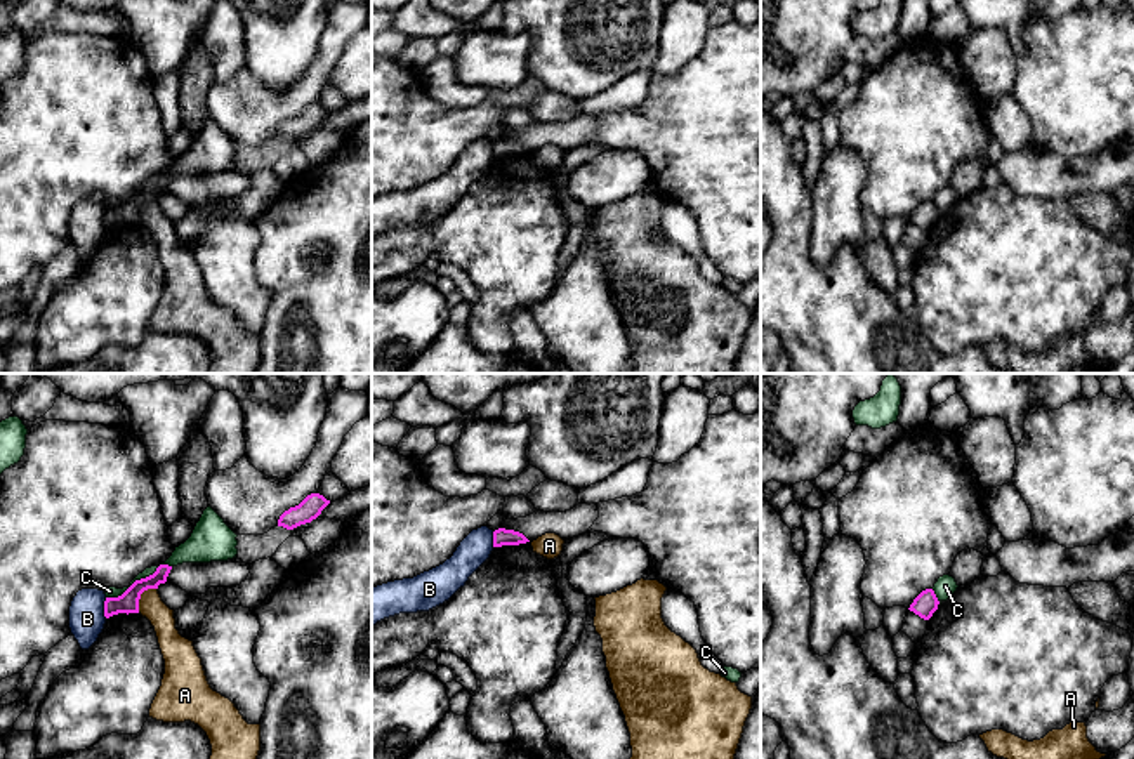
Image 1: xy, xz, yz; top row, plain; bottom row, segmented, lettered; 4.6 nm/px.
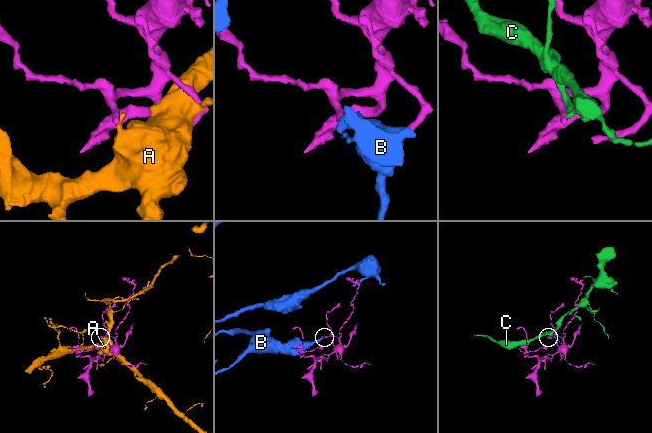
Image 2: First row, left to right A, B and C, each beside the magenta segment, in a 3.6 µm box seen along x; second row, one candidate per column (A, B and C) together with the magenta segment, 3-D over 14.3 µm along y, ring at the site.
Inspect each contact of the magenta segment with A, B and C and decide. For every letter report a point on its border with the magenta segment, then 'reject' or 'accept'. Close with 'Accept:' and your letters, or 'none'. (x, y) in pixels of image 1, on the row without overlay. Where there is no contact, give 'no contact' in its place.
A: xy (139, 207) | reject
B: xy (105, 219) | reject
C: xy (134, 193) | reject
Accept: none

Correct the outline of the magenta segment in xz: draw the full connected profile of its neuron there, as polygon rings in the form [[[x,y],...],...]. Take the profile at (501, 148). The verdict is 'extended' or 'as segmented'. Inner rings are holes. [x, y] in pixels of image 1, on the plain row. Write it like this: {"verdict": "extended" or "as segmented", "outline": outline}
{"verdict": "as segmented", "outline": [[[498,139],[493,142],[493,158],[519,156],[530,153],[523,144]]]}

